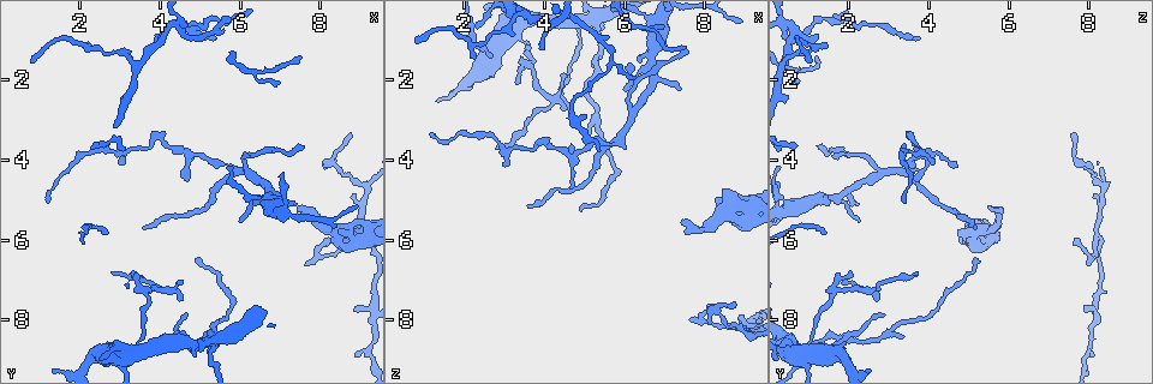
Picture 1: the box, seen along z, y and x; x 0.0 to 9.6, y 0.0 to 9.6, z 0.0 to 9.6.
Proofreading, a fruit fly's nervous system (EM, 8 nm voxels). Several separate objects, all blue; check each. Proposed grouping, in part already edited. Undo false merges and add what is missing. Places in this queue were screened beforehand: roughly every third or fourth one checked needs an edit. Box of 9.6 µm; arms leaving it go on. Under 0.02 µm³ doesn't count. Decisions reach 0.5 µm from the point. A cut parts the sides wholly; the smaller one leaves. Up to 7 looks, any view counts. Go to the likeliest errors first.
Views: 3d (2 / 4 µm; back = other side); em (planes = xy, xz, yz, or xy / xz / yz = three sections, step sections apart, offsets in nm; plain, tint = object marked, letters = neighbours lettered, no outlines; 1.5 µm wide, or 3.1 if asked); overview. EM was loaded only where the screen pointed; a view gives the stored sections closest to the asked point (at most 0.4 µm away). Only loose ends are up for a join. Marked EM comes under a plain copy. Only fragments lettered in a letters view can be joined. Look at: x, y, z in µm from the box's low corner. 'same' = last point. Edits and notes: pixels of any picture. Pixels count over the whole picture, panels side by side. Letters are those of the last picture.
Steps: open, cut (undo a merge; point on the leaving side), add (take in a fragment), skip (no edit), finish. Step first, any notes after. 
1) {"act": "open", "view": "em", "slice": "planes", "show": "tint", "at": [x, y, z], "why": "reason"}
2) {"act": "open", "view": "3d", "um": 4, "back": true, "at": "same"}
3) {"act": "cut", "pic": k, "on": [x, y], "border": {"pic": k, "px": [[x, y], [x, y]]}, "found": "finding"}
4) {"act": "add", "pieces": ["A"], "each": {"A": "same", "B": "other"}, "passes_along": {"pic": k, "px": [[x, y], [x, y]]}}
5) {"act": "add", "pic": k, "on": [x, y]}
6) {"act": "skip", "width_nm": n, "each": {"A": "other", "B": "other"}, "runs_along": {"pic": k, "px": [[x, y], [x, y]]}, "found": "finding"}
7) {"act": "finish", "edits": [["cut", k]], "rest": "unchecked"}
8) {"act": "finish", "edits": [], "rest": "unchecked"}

{"act": "open", "view": "em", "slice": "planes", "show": "letters", "at": [0.85, 1.60, 1.05], "why": "tapers out"}

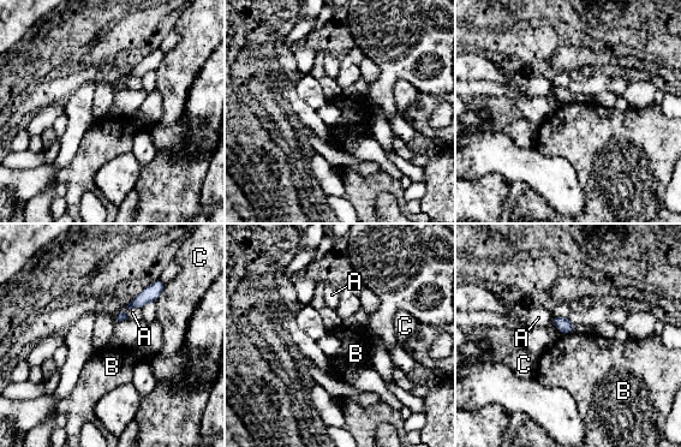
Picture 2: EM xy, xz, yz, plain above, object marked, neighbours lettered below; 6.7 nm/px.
{"act": "skip", "each": {"A": "other", "B": "other", "C": "other"}, "border": {"pic": 2, "px": [[572, 332], [561, 335]]}, "found": "no lettered fragment goes on from it"}

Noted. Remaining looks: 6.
{"act": "open", "view": "em", "slice": "planes", "show": "letters", "at": [6.15, 3.90, 1.65], "why": "an open end"}

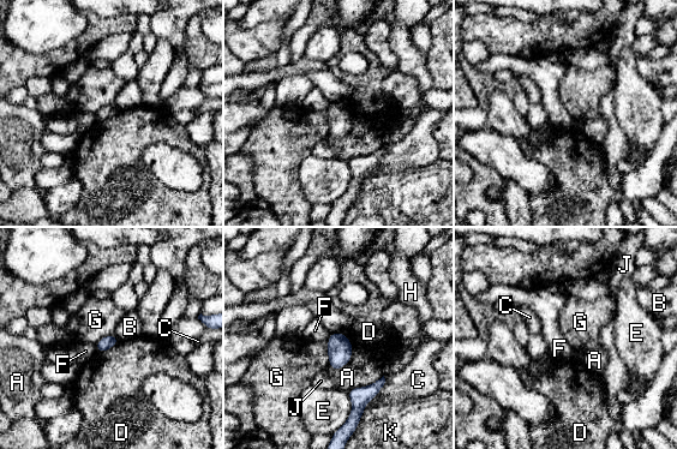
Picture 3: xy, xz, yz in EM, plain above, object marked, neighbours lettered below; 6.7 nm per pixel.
{"act": "skip", "each": {"A": "other", "B": "other", "C": "other", "D": "other", "E": "other", "F": "other", "G": "other", "H": "other", "J": "other", "K": "other"}, "border": {"pic": 3, "px": [[120, 341], [97, 353]]}, "found": "none of them fits"}

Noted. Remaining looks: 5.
{"act": "open", "view": "em", "slice": "xz", "step": 4, "show": "letters", "at": [8.90, 7.60, 7.90], "why": "thin end"}

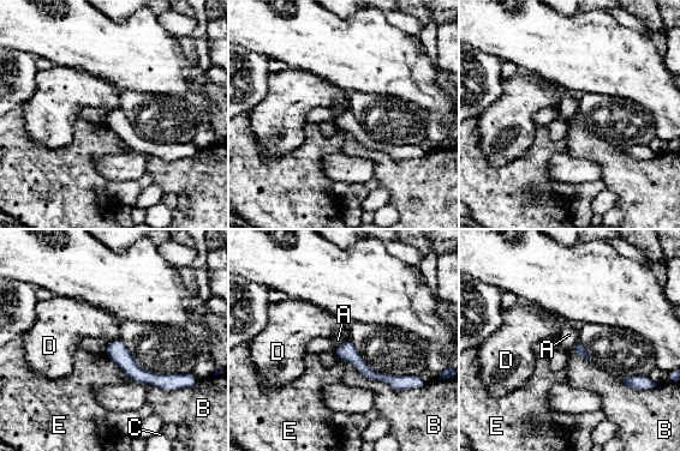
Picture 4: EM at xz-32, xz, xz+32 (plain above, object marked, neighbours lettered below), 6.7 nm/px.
{"act": "skip", "each": {"A": "other", "B": "other", "C": "other", "D": "other", "E": "other"}, "runs_along": {"pic": 4, "px": [[108, 349], [139, 376], [173, 378]]}, "found": "none of them fits"}

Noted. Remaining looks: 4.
{"act": "finish", "edits": [], "rest": "unchecked"}

